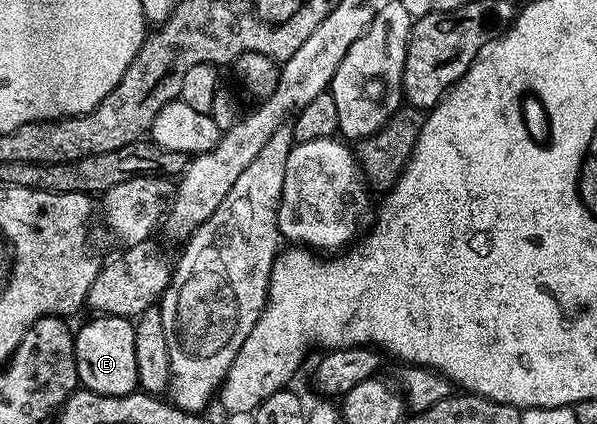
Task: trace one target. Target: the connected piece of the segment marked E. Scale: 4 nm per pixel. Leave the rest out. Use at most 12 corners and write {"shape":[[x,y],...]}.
{"shape":[[99,315],[77,329],[81,387],[138,388],[134,324]]}

